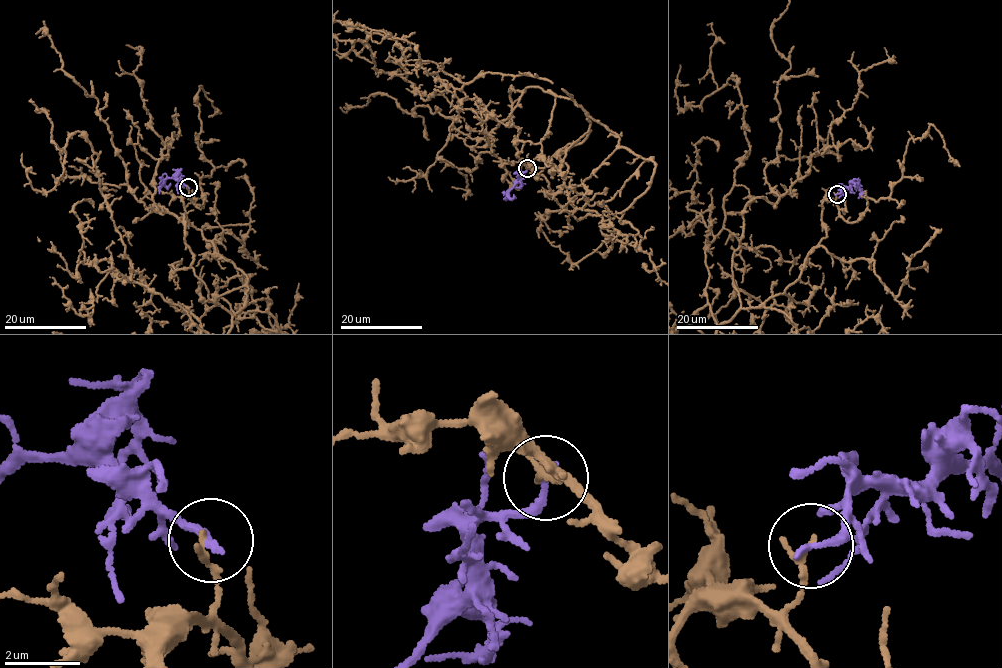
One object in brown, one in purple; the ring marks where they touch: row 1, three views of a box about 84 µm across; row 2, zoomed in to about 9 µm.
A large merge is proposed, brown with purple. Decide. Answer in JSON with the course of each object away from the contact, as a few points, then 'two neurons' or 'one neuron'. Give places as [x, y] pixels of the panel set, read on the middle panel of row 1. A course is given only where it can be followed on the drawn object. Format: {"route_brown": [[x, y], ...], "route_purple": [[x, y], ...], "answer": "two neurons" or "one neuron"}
{"route_purple": [[526, 168], [505, 198]], "answer": "two neurons"}

